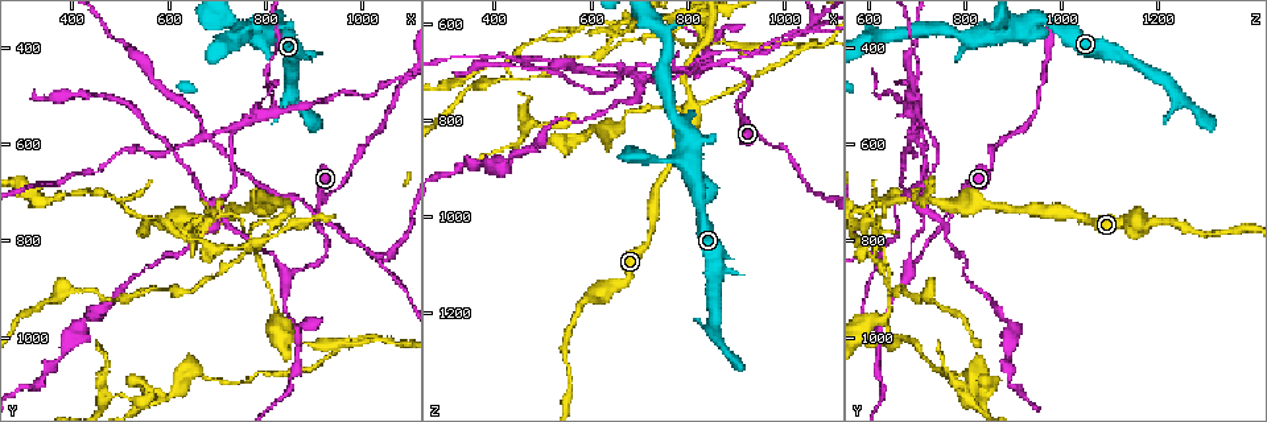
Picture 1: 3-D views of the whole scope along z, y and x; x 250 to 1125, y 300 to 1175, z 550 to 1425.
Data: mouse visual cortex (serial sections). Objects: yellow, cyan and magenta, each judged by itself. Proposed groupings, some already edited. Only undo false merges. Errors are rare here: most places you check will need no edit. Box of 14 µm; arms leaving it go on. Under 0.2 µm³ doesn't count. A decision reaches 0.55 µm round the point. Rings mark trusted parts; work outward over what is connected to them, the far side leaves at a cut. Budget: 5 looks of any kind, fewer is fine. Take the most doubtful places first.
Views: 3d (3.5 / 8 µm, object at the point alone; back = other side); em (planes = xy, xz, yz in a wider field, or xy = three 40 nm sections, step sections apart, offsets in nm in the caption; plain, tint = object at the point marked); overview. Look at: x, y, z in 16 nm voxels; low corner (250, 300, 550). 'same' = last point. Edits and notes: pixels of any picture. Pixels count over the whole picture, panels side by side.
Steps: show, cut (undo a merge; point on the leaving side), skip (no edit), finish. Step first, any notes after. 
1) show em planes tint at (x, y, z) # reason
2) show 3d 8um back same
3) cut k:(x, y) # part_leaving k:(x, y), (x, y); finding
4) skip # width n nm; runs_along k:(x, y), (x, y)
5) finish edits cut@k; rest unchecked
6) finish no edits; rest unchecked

show 3d 3.5um at (1025, 1010, 640) # abrupt turn

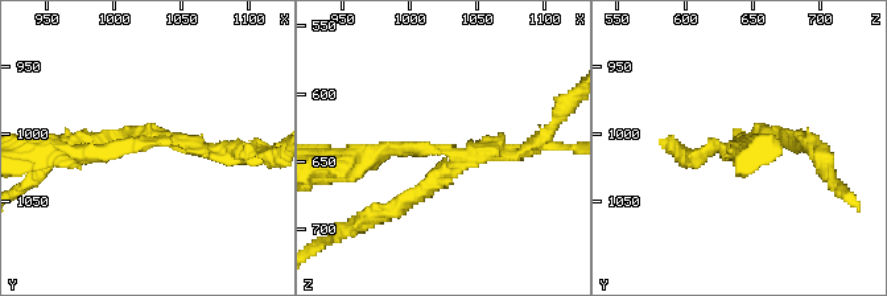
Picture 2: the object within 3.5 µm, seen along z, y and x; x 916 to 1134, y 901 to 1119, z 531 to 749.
show em xy step 1 tint at (1026, 1006, 642) # arms 3; arm_widths 150, 150, 200 nm; now the EM

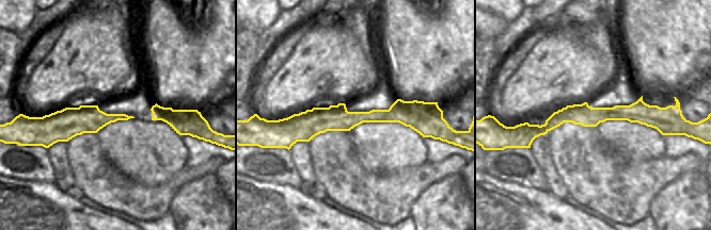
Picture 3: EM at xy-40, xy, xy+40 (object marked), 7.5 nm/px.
cut 2:(688, 156) # two cells meet here

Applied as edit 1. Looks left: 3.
show overview # redraw

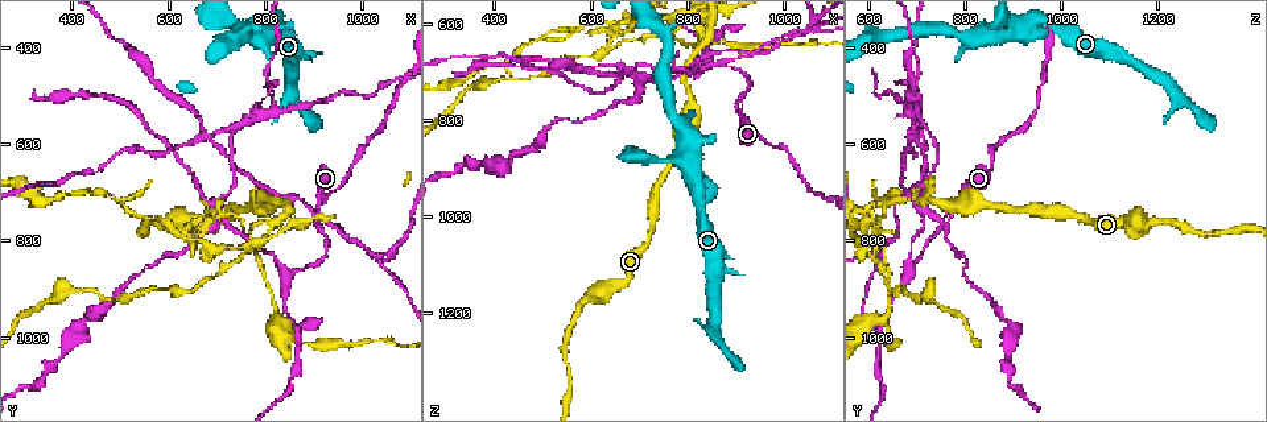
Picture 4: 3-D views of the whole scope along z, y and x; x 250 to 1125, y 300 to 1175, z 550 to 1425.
show 3d 3.5um back at (910, 715, 790) # abrupt turn

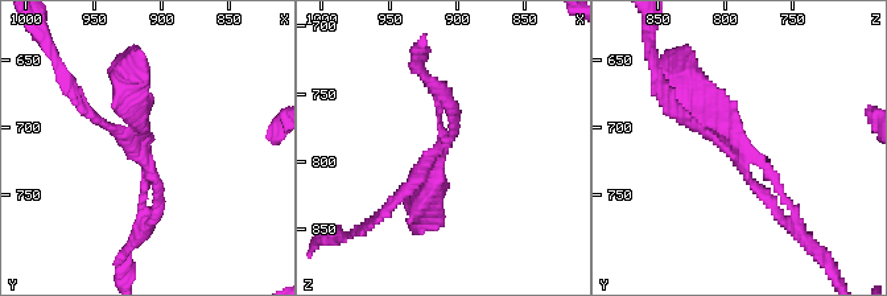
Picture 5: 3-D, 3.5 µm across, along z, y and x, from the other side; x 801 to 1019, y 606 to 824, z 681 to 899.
show em xy step 2 tint at (910, 714, 786)

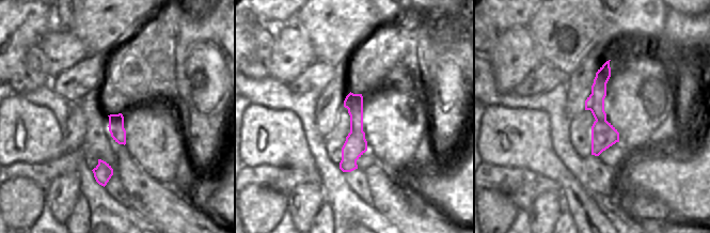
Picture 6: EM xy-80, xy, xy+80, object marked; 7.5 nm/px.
skip # continuous, no second cell

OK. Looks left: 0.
finish edits cut@2; rest unchecked

